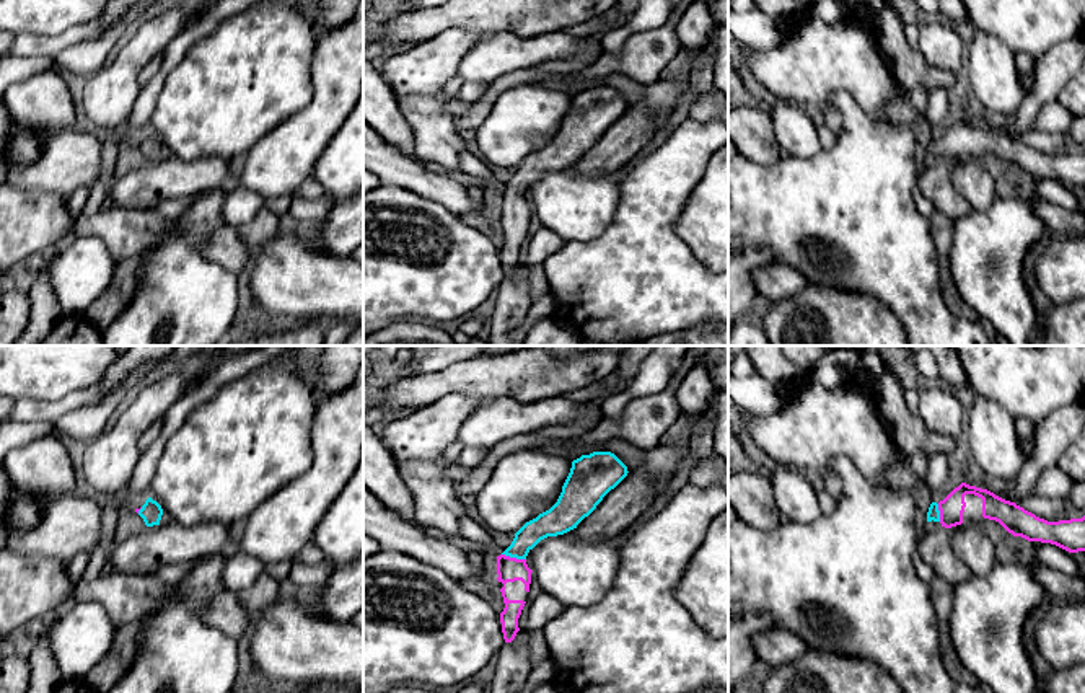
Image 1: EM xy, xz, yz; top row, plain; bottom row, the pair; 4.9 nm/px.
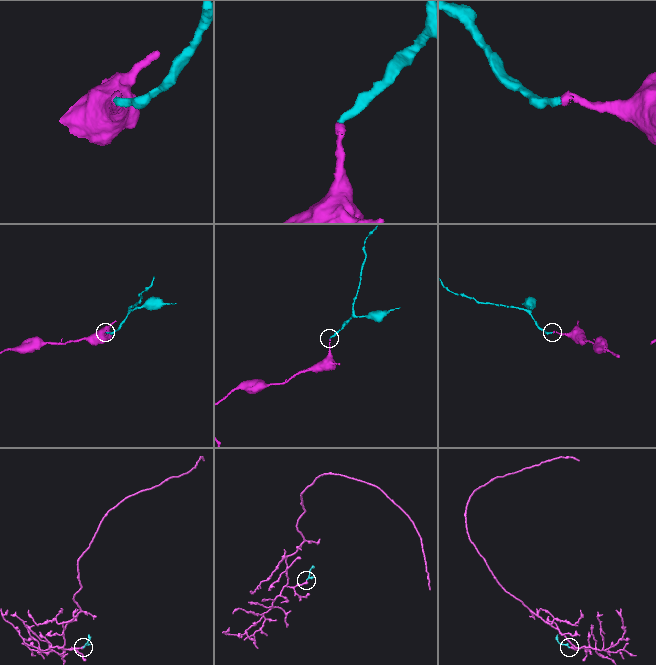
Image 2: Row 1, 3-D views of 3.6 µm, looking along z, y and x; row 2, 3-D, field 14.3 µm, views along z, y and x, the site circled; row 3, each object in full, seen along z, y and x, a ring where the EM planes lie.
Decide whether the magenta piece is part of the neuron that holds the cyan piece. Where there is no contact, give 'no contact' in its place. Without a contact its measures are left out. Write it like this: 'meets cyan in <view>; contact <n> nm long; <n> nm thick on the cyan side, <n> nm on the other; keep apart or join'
meets cyan in xz; contact 120 nm long; 130 nm thick on the cyan side, 120 nm on the other; join

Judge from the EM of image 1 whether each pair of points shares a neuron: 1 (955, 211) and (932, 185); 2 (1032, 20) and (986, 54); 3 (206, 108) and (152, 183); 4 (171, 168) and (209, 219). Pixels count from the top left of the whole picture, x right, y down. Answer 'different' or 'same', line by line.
1: same
2: different
3: different
4: different

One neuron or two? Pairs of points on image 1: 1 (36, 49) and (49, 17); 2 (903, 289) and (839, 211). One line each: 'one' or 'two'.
1: two
2: one

